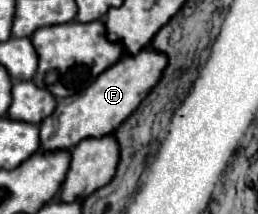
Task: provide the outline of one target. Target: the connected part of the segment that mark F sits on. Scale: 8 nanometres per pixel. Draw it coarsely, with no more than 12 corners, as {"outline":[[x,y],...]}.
{"outline":[[123,56],[39,124],[41,152],[113,134],[167,58]]}

